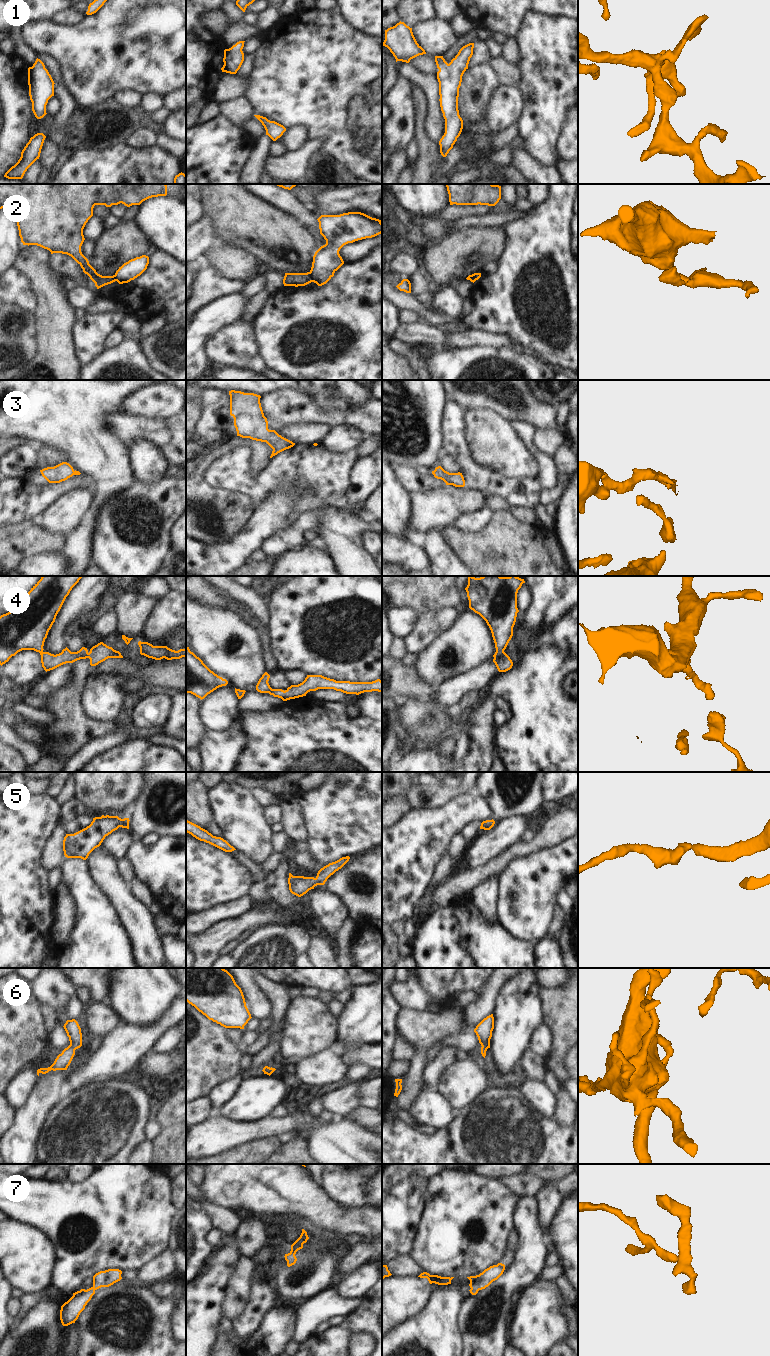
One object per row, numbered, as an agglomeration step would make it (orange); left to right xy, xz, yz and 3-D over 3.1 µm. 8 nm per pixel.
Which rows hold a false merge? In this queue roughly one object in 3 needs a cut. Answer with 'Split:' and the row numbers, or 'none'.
Split: 2

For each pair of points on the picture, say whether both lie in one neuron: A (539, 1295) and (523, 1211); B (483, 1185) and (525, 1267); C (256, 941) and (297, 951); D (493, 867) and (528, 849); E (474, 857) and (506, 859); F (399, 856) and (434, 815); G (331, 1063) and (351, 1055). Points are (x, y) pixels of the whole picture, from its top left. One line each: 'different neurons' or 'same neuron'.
A: different neurons
B: different neurons
C: same neuron
D: same neuron
E: different neurons
F: same neuron
G: different neurons

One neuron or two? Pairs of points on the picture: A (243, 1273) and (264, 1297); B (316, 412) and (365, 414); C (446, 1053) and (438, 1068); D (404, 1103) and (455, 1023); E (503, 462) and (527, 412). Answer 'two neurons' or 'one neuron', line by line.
A: two neurons
B: one neuron
C: one neuron
D: one neuron
E: two neurons

